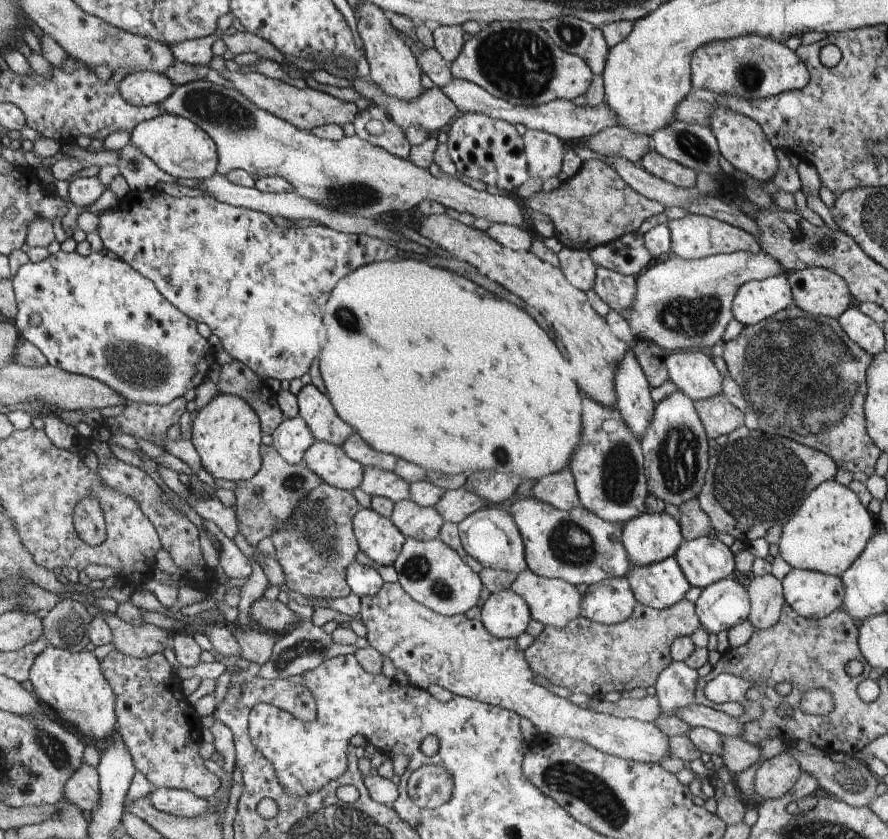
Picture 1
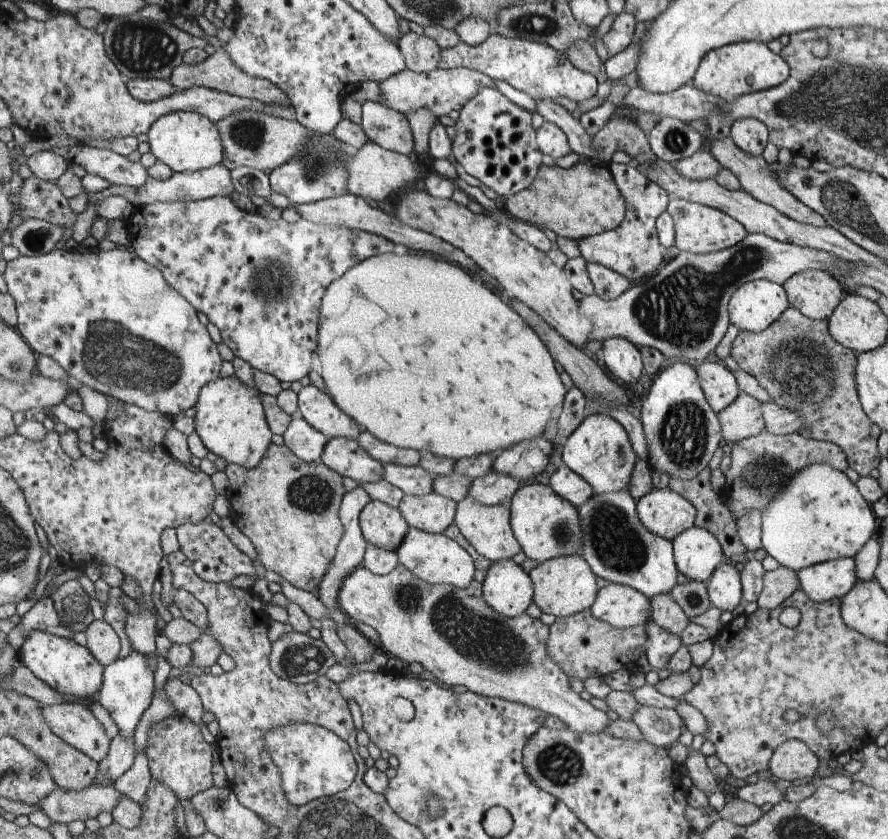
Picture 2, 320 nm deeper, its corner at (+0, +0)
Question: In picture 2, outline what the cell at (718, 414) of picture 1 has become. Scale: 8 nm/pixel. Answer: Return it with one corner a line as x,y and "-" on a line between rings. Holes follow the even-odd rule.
740,391
736,400
719,412
723,438
730,443
755,437
765,430
762,403
748,393

